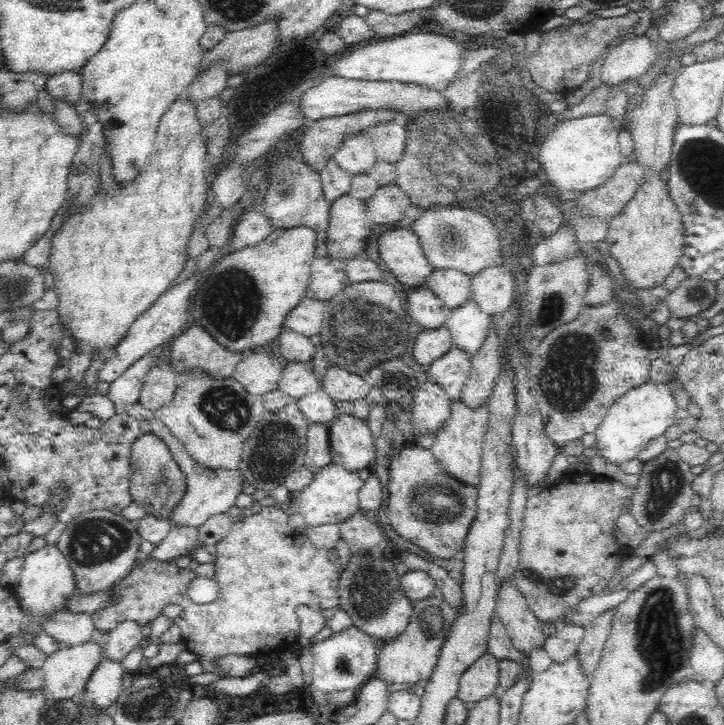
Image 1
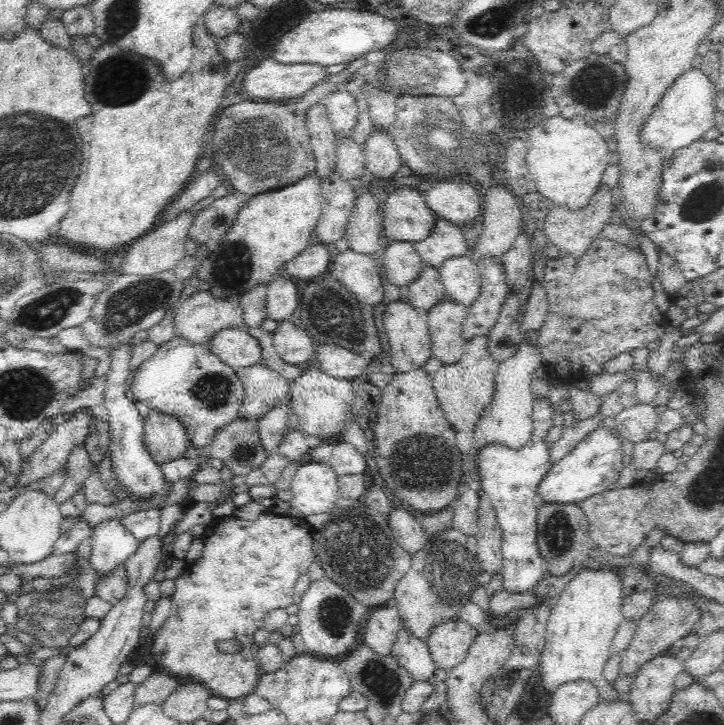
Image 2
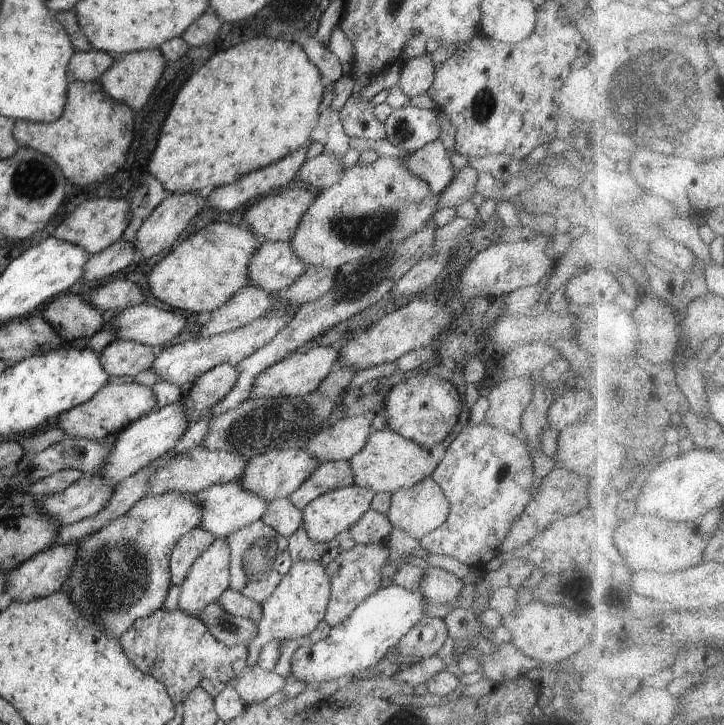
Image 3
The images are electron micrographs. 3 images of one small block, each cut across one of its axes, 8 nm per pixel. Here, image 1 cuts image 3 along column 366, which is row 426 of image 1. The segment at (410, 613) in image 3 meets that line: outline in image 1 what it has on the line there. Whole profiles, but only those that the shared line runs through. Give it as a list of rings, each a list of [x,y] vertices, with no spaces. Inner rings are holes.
[[[646,382],[636,388],[627,390],[610,408],[602,424],[593,432],[596,437],[597,455],[606,462],[622,464],[634,460],[641,450],[666,429],[678,423],[676,419],[677,404],[674,393],[666,383]]]

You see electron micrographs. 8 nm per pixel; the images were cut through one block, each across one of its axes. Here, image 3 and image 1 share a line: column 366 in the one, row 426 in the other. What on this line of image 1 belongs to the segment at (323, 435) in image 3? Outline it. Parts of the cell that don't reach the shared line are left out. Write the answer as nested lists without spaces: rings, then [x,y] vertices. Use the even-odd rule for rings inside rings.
[[[420,380],[413,391],[411,416],[418,434],[435,434],[450,418],[452,400],[432,381]]]

